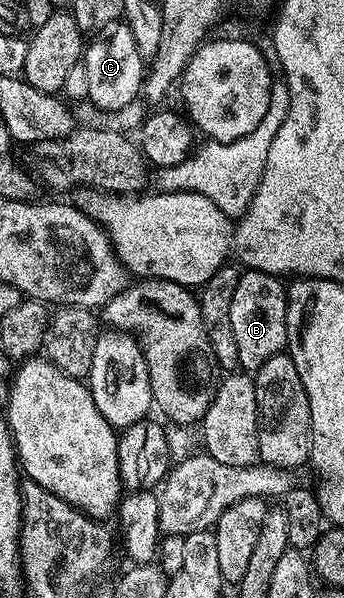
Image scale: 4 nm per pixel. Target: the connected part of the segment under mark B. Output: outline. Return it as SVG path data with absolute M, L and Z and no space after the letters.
M251 270L240 272L234 299L230 301L230 330L234 330L234 339L238 345L238 362L243 371L254 374L262 365L270 362L270 358L287 349L287 305L286 284L281 277Z

